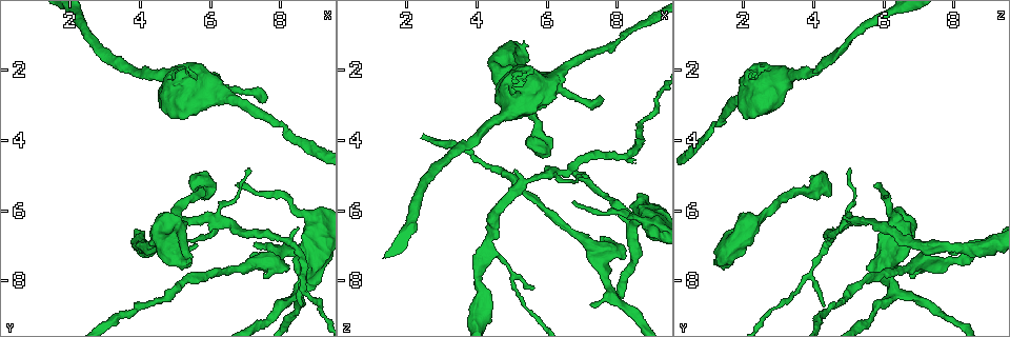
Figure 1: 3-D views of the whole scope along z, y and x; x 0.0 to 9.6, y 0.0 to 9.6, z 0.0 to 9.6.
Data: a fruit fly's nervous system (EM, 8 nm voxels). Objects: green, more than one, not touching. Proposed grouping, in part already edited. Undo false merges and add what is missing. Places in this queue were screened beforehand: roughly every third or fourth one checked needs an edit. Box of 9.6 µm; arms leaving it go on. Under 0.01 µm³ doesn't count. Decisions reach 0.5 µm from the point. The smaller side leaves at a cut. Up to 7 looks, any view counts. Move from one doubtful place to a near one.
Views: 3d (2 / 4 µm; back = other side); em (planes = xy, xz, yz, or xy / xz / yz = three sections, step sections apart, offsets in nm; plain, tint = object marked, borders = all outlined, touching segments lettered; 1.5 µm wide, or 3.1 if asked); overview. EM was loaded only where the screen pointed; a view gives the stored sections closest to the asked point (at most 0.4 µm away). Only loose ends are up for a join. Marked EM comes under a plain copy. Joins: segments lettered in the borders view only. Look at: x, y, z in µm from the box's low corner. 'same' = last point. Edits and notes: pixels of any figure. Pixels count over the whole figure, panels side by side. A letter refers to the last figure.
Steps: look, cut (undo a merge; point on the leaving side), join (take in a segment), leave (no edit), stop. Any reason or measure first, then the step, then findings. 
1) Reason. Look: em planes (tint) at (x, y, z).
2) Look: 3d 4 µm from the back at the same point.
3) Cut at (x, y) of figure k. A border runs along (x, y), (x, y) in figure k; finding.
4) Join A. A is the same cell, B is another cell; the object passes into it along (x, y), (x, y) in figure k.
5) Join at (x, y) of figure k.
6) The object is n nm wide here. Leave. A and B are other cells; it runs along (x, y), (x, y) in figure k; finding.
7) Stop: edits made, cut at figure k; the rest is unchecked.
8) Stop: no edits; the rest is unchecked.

Thin end. Look: em xy step 4 (tint) at (8.60, 8.70, 4.35).

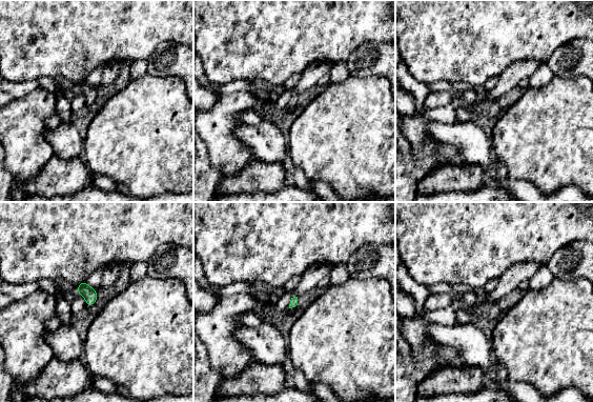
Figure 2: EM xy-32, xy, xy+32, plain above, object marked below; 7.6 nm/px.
Look: em xy step 4 (borders) at the same point.

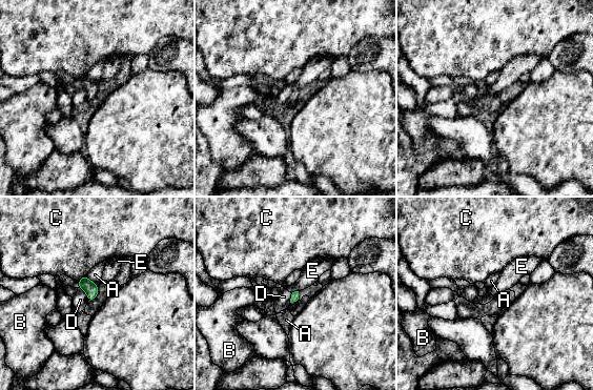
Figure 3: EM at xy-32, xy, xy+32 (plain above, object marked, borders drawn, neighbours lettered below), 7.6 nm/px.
Leave. A, B, C, D and E are other cells; a border runs along (298, 290), (291, 292) in figure 3; none of them fits.

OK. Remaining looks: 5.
An open end. Look: 3d 4 µm at (8.20, 7.65, 7.25).

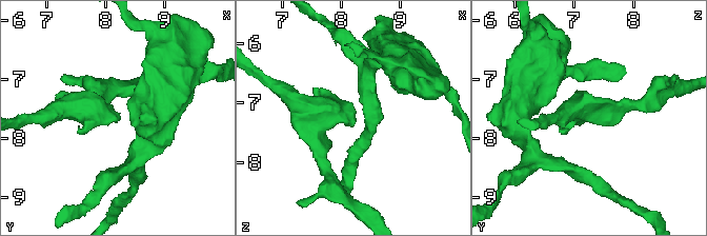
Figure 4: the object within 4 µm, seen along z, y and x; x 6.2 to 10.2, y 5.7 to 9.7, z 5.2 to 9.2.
Now the EM. Look: em xy step 8 (tint) at (8.20, 7.70, 7.35).

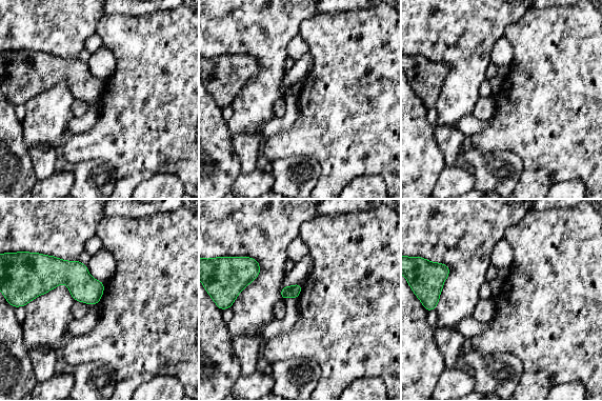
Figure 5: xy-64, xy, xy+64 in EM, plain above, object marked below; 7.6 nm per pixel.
Cut it another way. Look: em planes (borders) at the same point.

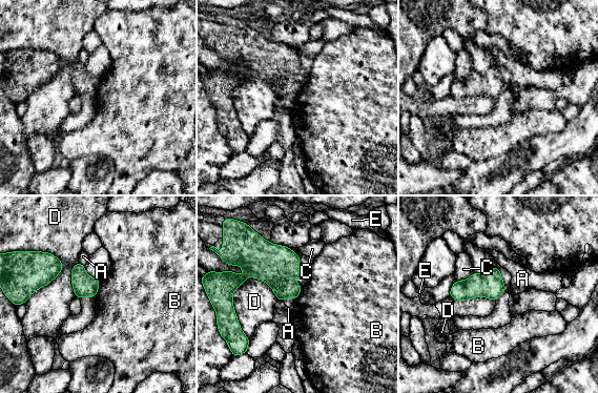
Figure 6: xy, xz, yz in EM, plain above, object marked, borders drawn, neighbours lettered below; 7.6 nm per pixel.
Leave. A, B, C, D and E are other cells; a border runs along (100, 281), (97, 294), (94, 297) in figure 6; none of them fits.

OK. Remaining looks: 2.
Stop: no edits; the rest is unchecked.

